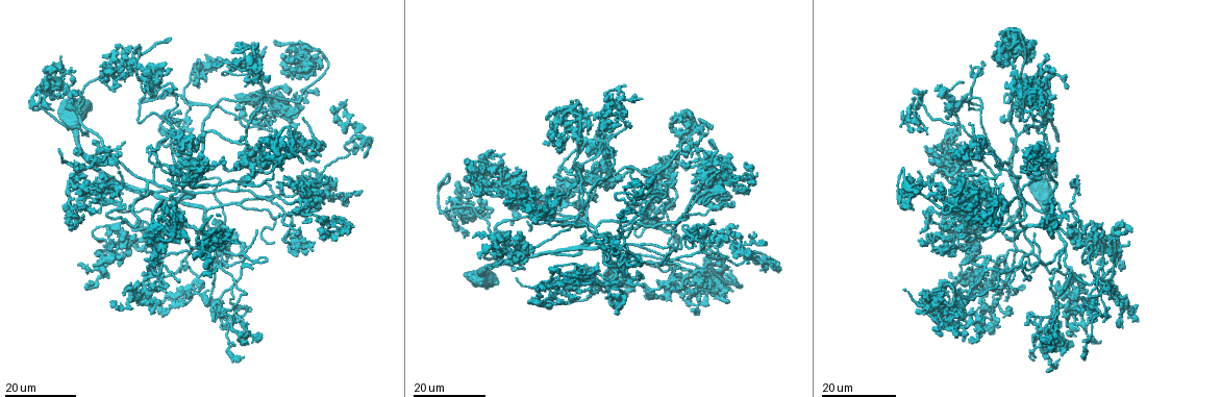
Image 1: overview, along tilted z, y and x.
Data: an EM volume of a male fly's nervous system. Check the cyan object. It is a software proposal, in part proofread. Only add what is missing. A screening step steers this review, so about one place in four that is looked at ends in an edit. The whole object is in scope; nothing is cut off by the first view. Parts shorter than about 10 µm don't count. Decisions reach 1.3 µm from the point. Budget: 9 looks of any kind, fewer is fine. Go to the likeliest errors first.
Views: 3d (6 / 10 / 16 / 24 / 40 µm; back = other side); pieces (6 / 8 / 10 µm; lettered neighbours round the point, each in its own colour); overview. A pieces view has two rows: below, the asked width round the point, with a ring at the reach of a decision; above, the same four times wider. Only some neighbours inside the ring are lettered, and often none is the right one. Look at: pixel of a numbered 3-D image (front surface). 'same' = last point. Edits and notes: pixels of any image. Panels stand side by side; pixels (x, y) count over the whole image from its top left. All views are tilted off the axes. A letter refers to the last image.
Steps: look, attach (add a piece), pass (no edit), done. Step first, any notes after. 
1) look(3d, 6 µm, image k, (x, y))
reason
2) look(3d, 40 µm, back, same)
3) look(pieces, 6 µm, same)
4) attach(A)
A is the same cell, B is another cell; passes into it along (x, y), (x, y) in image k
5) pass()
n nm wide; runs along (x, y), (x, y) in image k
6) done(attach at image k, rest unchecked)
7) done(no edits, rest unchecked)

look(3d, 16 µm, image 1, (1012, 139))
an open end

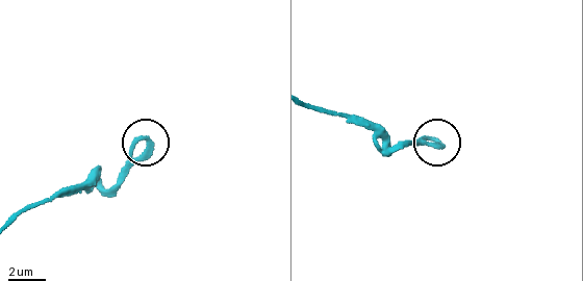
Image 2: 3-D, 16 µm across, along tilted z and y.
look(pieces, 8 µm, image 2, (146, 141))
see the neighbours

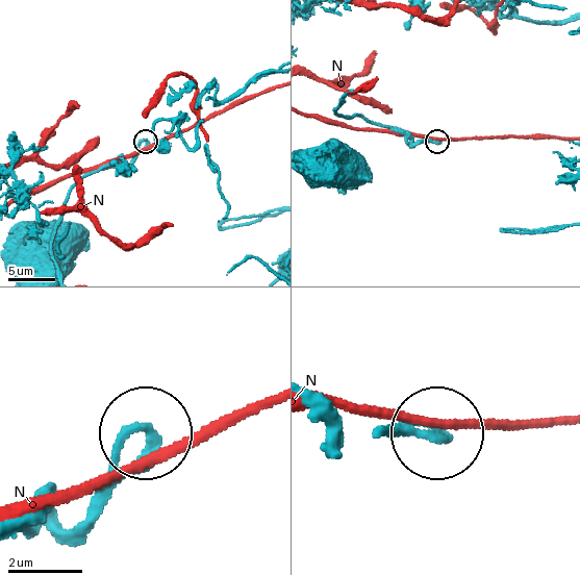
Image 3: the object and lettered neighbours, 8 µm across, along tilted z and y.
pass()
290 nm wide; N is another cell; no lettered piece goes on from it

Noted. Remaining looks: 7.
look(3d, 24 µm, image 1, (517, 280))

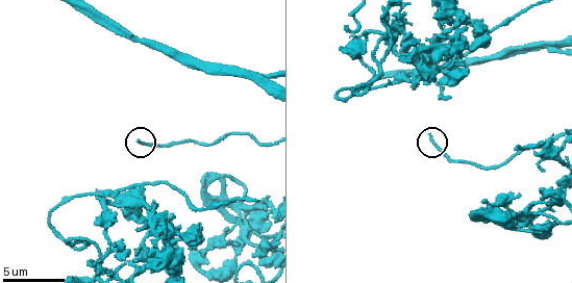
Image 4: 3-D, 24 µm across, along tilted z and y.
look(pieces, 6 µm, image 4, (139, 141))
what lies round it

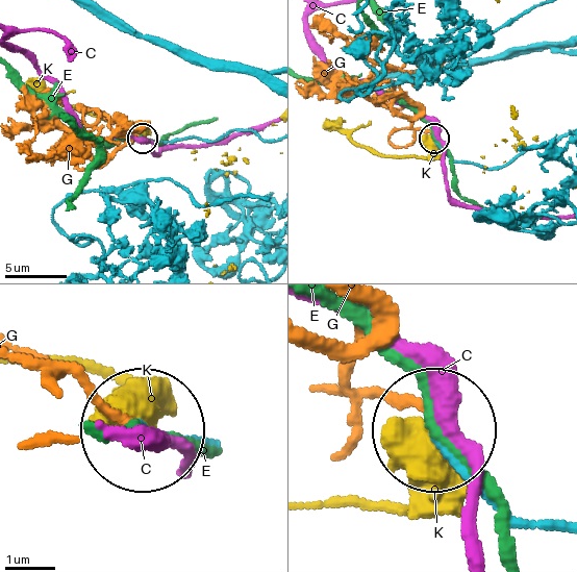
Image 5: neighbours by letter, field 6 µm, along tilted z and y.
attach(G)
G is the same cell, C, E and K are other cells; passes into it along (544, 525), (430, 413), (353, 373), (361, 324), (307, 337) in image 5; it goes on there

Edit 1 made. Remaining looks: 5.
look(overview)

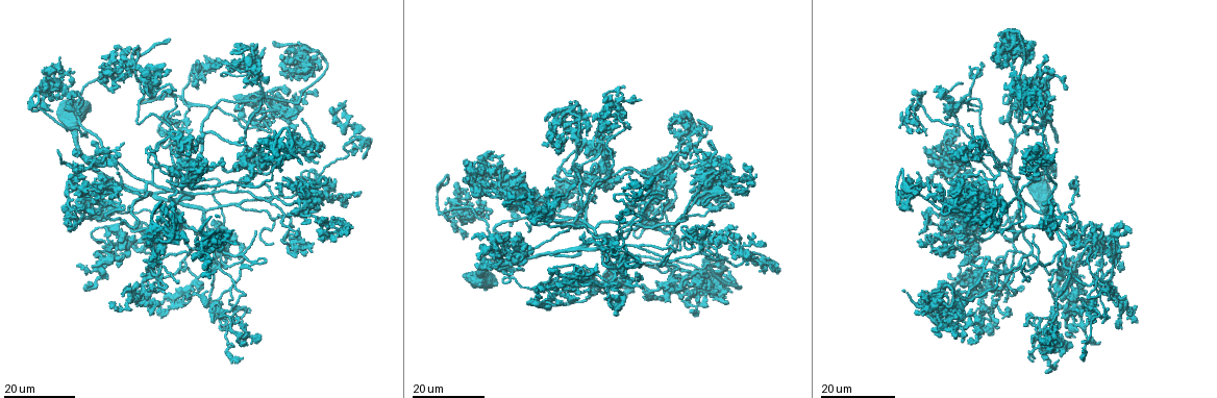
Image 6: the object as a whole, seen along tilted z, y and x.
look(3d, 24 µm, image 6, (256, 229))
thin end

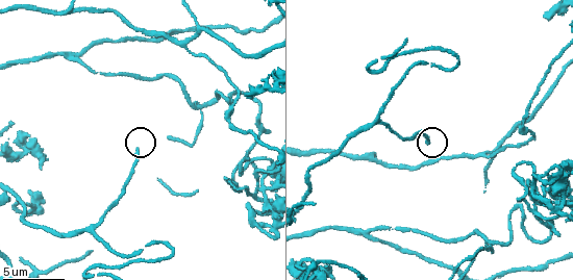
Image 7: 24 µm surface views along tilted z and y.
look(pieces, 8 µm, image 7, (430, 143))

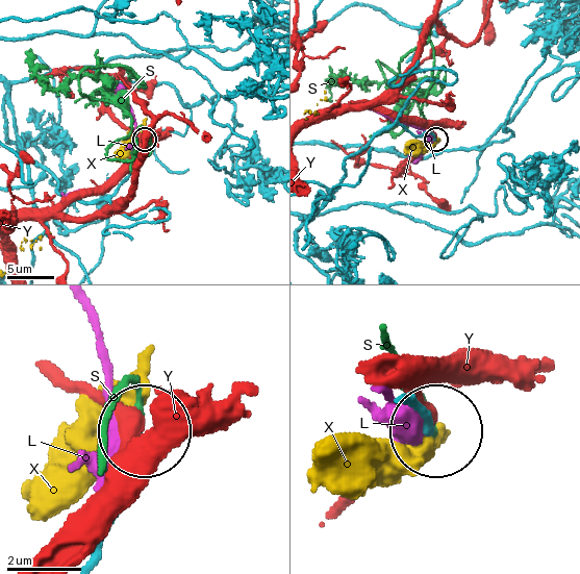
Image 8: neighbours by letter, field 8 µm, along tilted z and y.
attach(S)
S is the same cell, L, X and Y are other cells; it goes on there

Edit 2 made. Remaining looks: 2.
done(attach at image 5, attach at image 8, rest unchecked)

